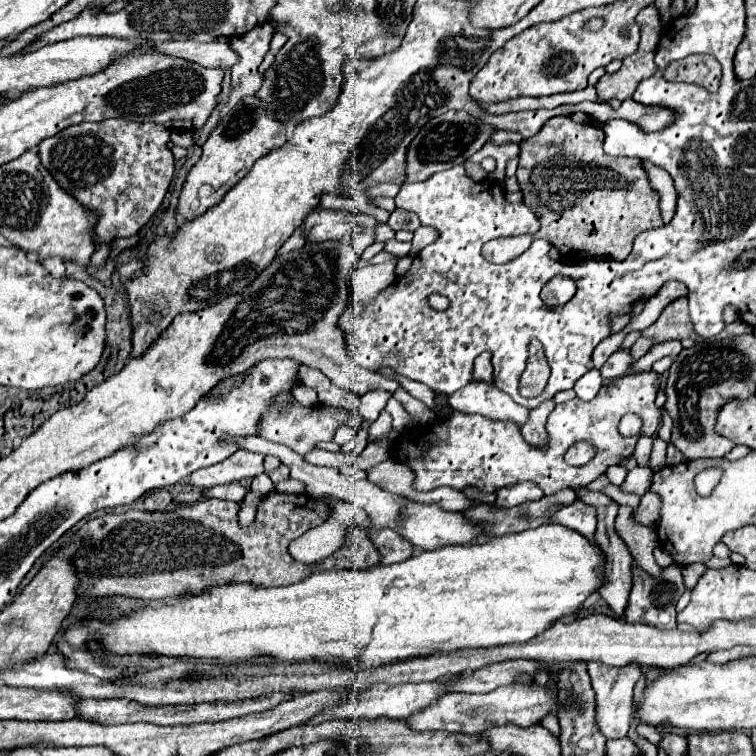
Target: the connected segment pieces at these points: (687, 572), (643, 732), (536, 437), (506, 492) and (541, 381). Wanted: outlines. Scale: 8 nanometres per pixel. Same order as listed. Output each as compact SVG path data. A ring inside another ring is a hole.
M694 563L684 566L682 568L682 575L686 588L692 590L706 569L707 567L703 563Z
M638 724L638 726L636 726L636 732L638 732L642 738L646 738L648 742L652 742L652 744L660 744L660 740L662 740L662 736L660 736L654 728L646 728L644 724Z
M544 400L538 408L530 410L530 416L526 420L526 424L522 424L520 432L524 436L524 440L532 446L544 446L546 442L546 418L548 414L554 410L554 400Z
M518 482L518 484L504 486L498 490L498 506L500 508L512 508L512 506L524 504L528 500L538 500L542 496L544 496L544 492L540 490L538 484Z
M534 339L528 348L528 362L526 370L520 376L520 394L524 398L534 398L538 396L550 376L550 367L544 354L544 348L540 341Z

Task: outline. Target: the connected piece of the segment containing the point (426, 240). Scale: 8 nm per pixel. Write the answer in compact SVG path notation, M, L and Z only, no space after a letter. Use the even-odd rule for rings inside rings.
M420 226L416 232L414 232L414 240L412 240L412 254L418 254L420 248L432 244L436 240L438 232L434 228L428 228L428 226Z

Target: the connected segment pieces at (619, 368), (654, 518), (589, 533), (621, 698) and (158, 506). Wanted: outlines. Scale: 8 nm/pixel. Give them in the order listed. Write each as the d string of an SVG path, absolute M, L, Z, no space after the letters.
M618 350L600 368L600 374L602 374L603 379L608 380L622 377L628 371L628 364L631 364L631 362L630 350Z
M646 492L642 496L640 506L634 510L632 514L634 522L642 524L642 526L656 526L660 520L660 498L654 492Z
M574 500L568 506L562 506L560 510L556 510L550 516L550 522L558 522L562 526L568 526L576 532L580 532L584 538L594 540L594 532L596 532L596 508L582 502L582 500Z
M590 662L588 672L592 678L592 688L596 692L596 724L598 730L606 738L624 738L629 730L633 717L633 690L636 680L642 674L642 668L636 668L636 664L628 668L608 668L600 662Z
M164 488L164 490L154 490L152 494L148 494L144 500L144 506L148 510L164 510L168 508L170 502L172 502L172 494Z

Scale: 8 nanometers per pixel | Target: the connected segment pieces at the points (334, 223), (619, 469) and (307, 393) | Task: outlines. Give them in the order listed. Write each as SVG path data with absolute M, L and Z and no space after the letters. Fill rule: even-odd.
M318 210L304 220L302 228L308 234L308 242L324 242L324 240L342 240L346 234L362 232L354 214L346 214L342 210Z
M620 465L610 466L605 472L609 481L616 486L620 486L624 482L627 473L628 471Z
M304 385L297 386L292 391L292 395L305 407L312 407L318 404L318 396L315 390Z

